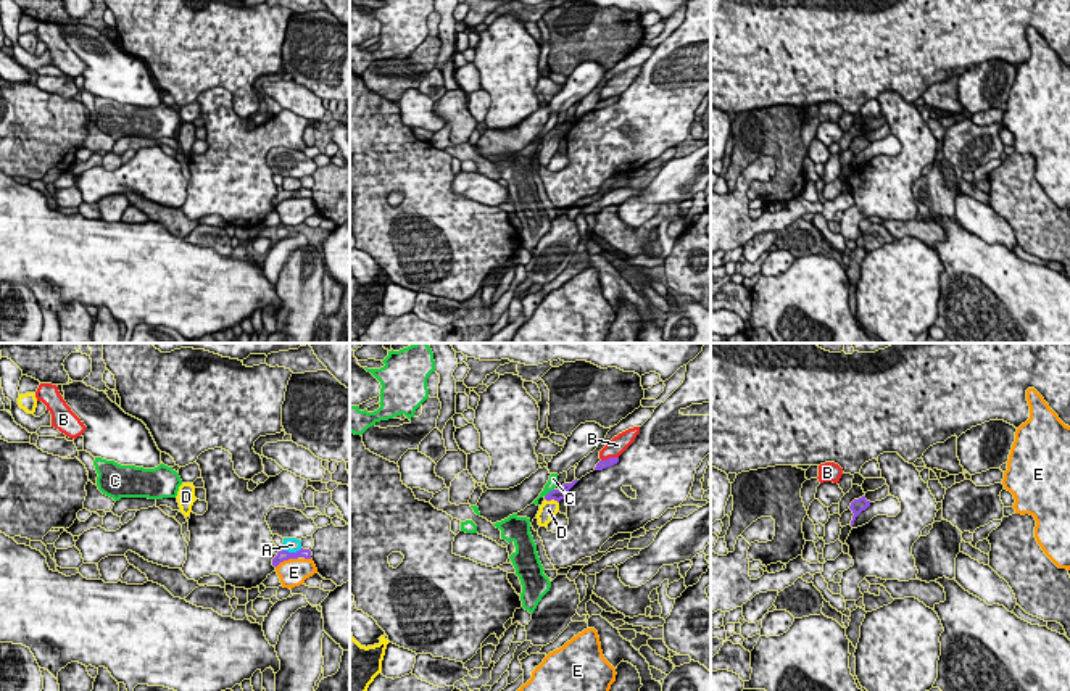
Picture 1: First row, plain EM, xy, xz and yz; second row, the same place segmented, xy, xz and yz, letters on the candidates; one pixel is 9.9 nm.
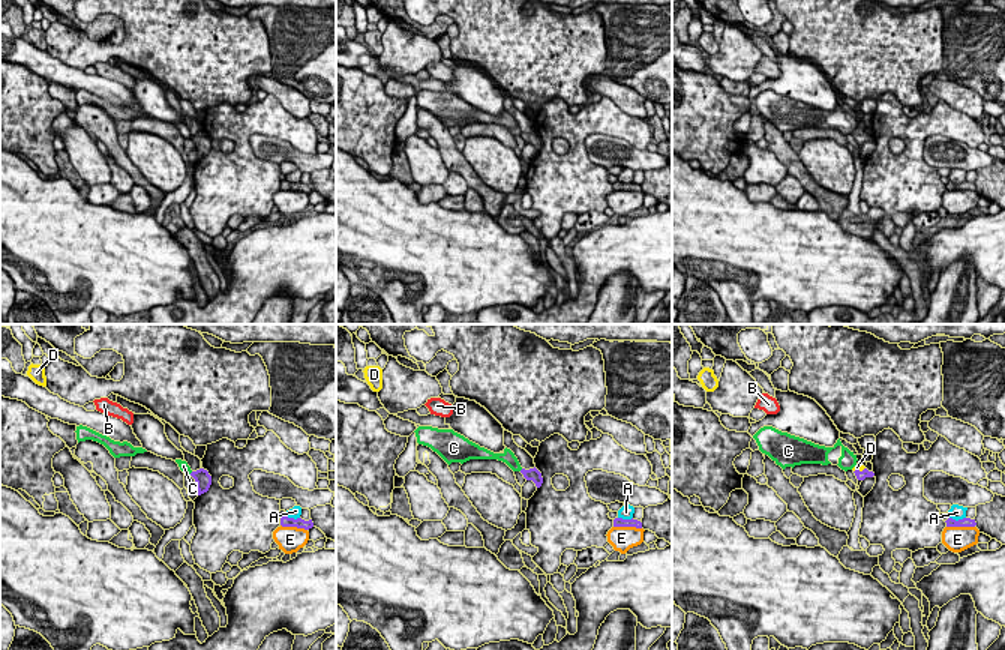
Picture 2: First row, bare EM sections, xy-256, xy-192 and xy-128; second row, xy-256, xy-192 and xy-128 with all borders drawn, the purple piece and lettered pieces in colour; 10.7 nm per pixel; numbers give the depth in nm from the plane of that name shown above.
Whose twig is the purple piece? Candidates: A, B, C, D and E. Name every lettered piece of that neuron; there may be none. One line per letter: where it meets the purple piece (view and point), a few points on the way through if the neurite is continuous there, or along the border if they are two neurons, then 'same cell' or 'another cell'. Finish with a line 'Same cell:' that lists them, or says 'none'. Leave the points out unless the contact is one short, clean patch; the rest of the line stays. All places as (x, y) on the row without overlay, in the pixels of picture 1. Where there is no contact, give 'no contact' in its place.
A: meets purple in xy at (292, 192); another cell
B: meets purple in xz at (609, 97); border along xz (617, 95), (601, 100); another cell
C: meets purple in xz at (548, 132); border along xz (553, 128), (545, 136); another cell
D: meets purple in xz at (551, 137); runs through xz (561, 132), (551, 137), (548, 148); same cell
E: meets purple in xy at (286, 198); another cell
Same cell: D

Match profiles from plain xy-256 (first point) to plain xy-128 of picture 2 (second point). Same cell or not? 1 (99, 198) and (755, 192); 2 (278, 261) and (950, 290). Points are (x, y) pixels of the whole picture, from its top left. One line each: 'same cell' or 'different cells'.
1: same cell
2: different cells

